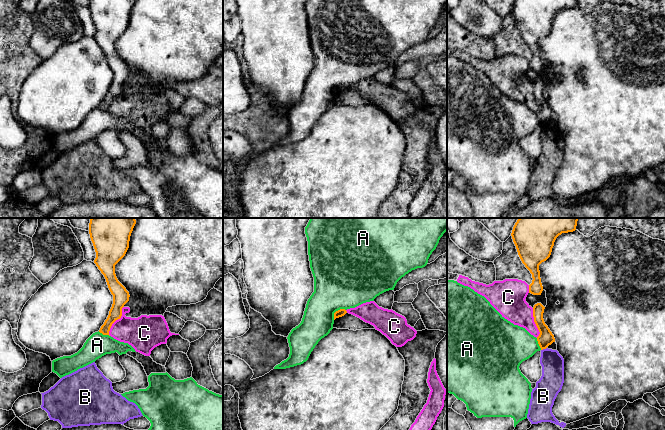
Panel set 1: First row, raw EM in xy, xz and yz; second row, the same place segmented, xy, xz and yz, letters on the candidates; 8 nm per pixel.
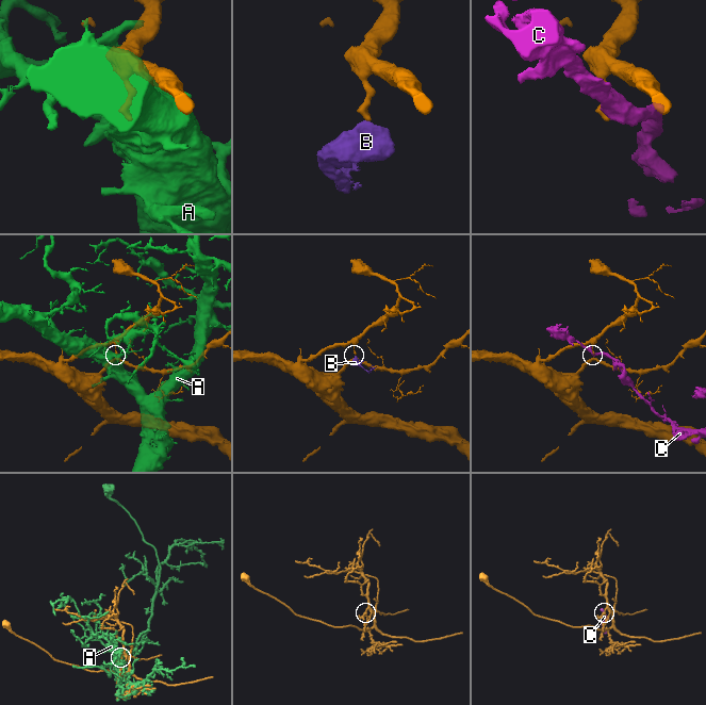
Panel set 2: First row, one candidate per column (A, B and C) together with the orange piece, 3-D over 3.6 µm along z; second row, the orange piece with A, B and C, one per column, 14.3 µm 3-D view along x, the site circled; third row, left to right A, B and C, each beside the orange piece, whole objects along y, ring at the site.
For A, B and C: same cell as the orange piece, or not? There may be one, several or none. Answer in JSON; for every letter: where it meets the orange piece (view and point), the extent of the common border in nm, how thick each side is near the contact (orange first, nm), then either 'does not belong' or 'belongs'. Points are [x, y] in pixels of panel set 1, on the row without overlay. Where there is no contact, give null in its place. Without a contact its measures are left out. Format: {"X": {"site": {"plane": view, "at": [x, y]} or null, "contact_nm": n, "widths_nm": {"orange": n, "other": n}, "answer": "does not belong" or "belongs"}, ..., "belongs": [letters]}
{"A": {"site": {"plane": "xz", "at": [336, 87]}, "contact_nm": 130, "widths_nm": {"orange": 60, "other": 440}, "answer": "does not belong"}, "B": {"site": {"plane": "yz", "at": [543, 124]}, "contact_nm": 50, "widths_nm": {"orange": 120, "other": 180}, "answer": "does not belong"}, "C": {"site": {"plane": "xy", "at": [116, 95]}, "contact_nm": 260, "widths_nm": {"orange": 130, "other": 280}, "answer": "does not belong"}, "belongs": []}

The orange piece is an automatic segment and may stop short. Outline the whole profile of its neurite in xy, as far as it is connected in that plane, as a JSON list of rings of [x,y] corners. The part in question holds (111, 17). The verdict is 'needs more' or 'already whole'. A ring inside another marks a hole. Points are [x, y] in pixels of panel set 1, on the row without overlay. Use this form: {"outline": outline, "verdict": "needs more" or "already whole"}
{"outline": [[[89,0],[89,10],[96,34],[94,39],[104,51],[113,71],[109,91],[99,108],[109,111],[112,100],[121,94],[122,84],[129,77],[129,68],[118,57],[115,41],[125,32],[135,0]]], "verdict": "already whole"}

